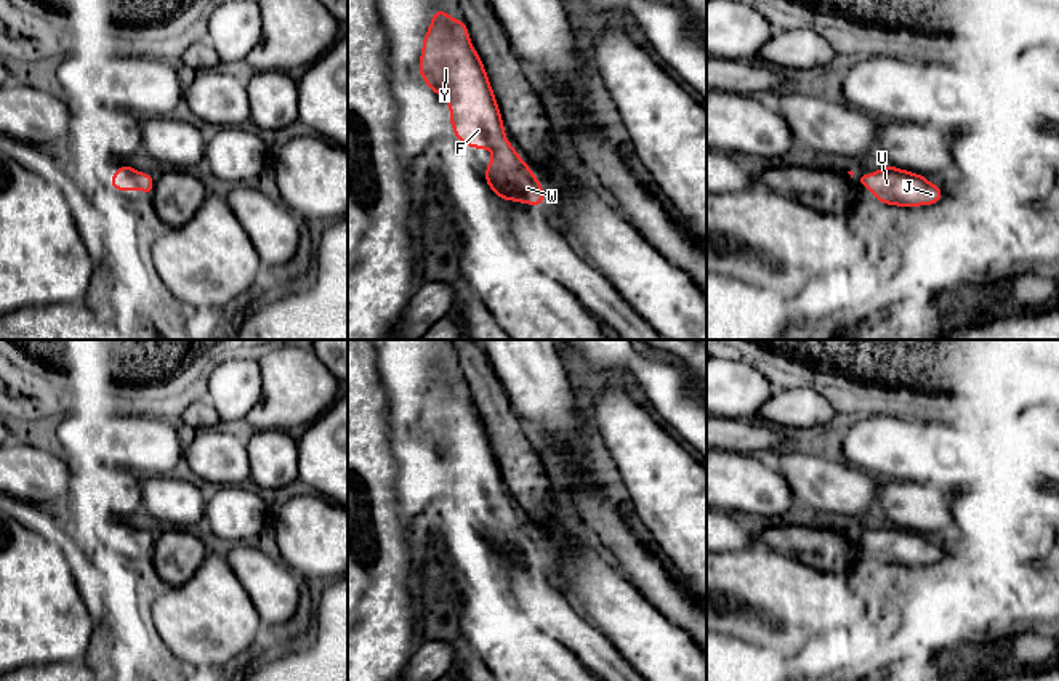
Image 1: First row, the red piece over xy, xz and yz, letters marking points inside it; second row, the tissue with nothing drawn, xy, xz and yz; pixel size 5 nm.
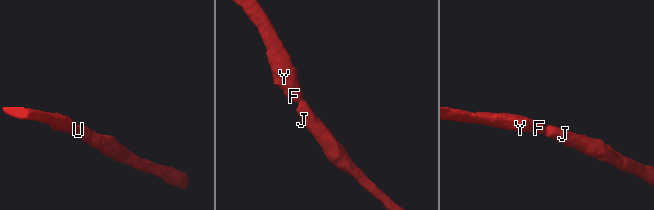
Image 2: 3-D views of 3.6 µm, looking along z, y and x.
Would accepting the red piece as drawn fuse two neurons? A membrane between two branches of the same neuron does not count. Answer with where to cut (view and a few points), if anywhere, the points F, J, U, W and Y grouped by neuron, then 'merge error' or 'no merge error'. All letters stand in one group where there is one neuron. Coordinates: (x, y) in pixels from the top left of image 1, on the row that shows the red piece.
no cut; F J U W Y; no merge error

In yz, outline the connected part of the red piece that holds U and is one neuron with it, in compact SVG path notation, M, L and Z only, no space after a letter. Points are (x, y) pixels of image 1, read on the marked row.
M886 165L872 175L857 175L856 181L868 187L881 203L916 207L934 205L944 197L944 189L931 184L926 176Z

